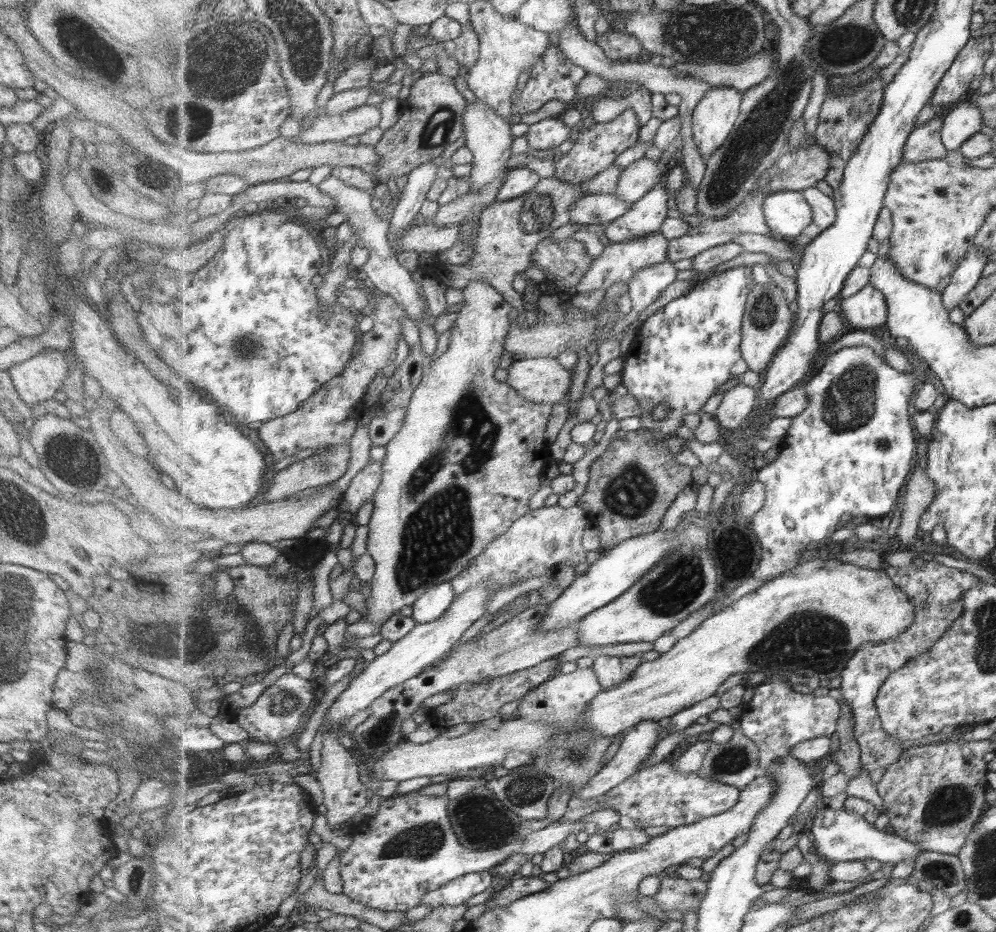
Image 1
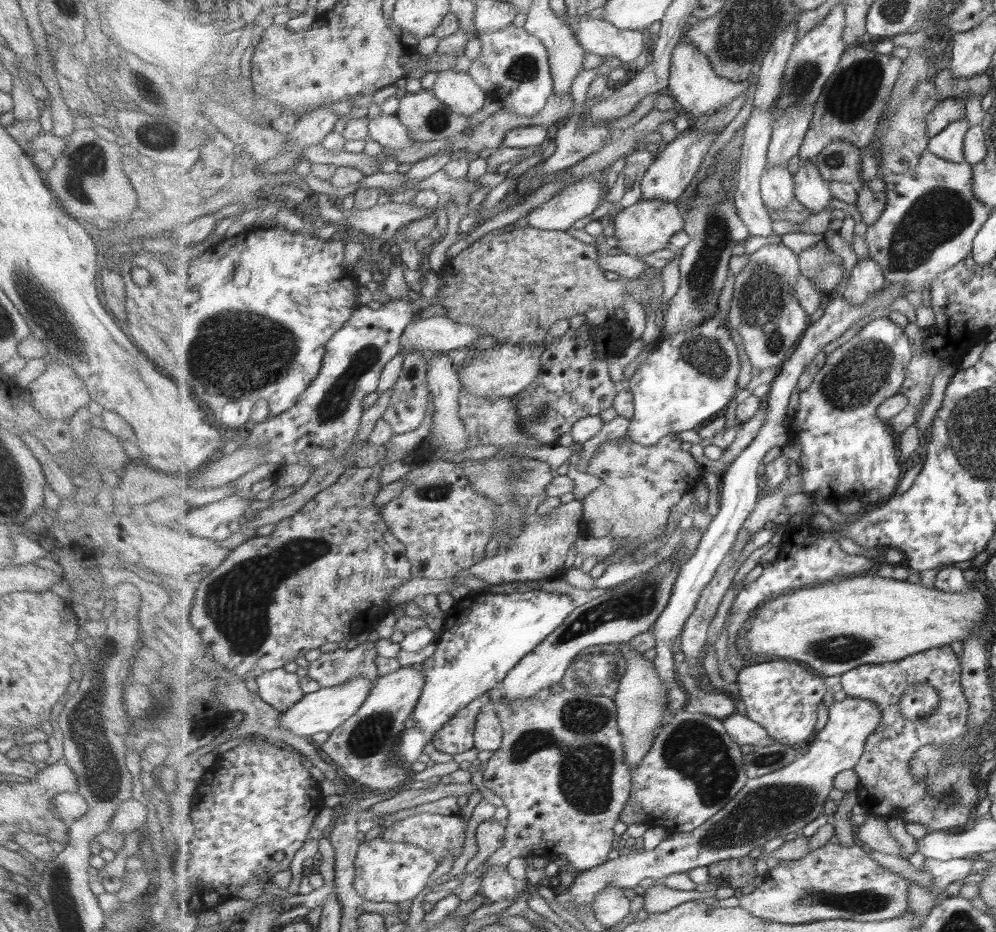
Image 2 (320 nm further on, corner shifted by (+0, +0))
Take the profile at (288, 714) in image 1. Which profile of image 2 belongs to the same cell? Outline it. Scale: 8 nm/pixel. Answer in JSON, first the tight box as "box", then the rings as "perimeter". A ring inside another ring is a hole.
{"box":[256,668,307,713],"perimeter":[[[279,668],[256,678],[257,693],[273,708],[276,708],[281,713],[286,713],[307,695],[302,689],[301,680],[297,674],[291,674],[291,672],[283,670],[283,668]]]}

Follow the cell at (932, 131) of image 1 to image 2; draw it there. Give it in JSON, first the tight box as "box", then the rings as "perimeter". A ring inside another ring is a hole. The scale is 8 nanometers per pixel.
{"box":[927,99,966,139],"perimeter":[[[945,99],[942,100],[935,111],[927,115],[927,136],[930,139],[935,138],[937,134],[945,131],[951,124],[966,120],[965,100],[963,99]]]}

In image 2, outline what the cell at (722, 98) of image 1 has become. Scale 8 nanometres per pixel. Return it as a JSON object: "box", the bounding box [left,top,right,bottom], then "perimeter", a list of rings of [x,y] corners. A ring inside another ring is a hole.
{"box":[667,39,749,120],"perimeter":[[[684,39],[673,49],[671,64],[667,92],[675,98],[678,111],[687,113],[694,120],[727,108],[727,104],[731,104],[733,99],[737,99],[749,88],[749,80],[737,83],[719,76],[710,58]]]}

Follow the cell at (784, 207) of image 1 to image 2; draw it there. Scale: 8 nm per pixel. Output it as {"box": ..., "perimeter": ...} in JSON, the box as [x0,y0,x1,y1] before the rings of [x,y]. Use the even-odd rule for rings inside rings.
{"box":[761,165,796,208],"perimeter":[[[775,165],[775,168],[769,168],[763,174],[761,191],[769,208],[785,208],[796,197],[794,176],[791,176],[787,168]]]}

